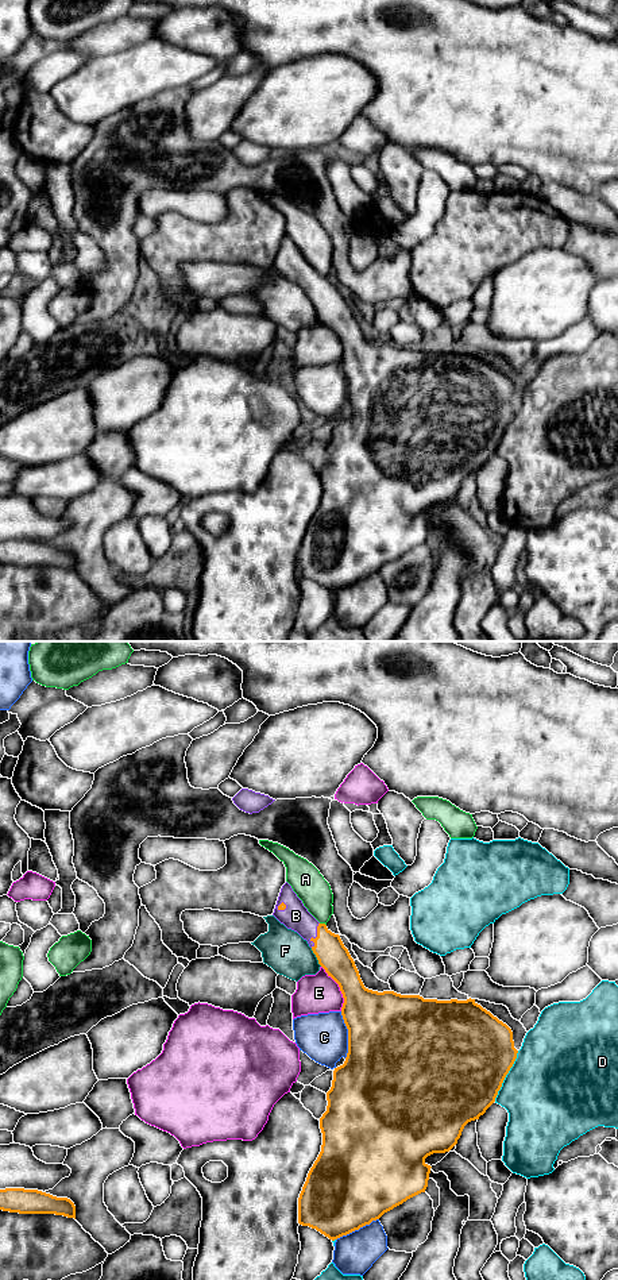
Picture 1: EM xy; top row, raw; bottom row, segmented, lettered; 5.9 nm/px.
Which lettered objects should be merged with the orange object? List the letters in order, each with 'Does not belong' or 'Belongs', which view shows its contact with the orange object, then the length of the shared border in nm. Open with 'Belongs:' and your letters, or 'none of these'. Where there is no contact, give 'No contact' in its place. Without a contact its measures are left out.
Belongs: B
A: Does not belong. Touches orange in xy. Shared border 40 nm
B: Belongs. Touches orange in xy. Shared border 160 nm
C: Does not belong. Touches orange in xy. Shared border 280 nm
D: Does not belong. Touches orange in xy. Shared border 340 nm
E: Does not belong. Touches orange in xy. Shared border 300 nm
F: Does not belong. Touches orange in xy. Shared border 130 nm

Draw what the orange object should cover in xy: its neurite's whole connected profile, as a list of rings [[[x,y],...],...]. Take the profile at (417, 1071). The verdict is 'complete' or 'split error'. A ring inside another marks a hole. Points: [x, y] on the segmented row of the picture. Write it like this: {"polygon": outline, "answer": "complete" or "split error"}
{"polygon": [[[287,882],[281,888],[273,915],[308,941],[318,964],[339,984],[344,998],[341,1015],[348,1029],[348,1053],[344,1064],[333,1071],[332,1087],[327,1092],[327,1111],[320,1118],[321,1152],[298,1198],[298,1223],[335,1241],[425,1192],[432,1168],[425,1158],[449,1152],[464,1126],[479,1119],[495,1102],[518,1050],[511,1029],[475,999],[437,1001],[366,988],[340,936],[308,911]]], "answer": "split error"}

